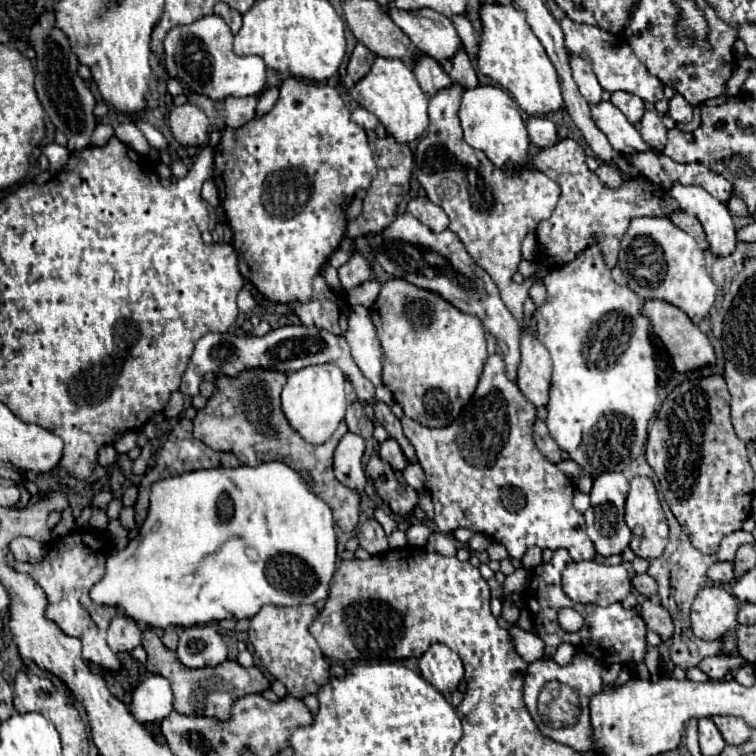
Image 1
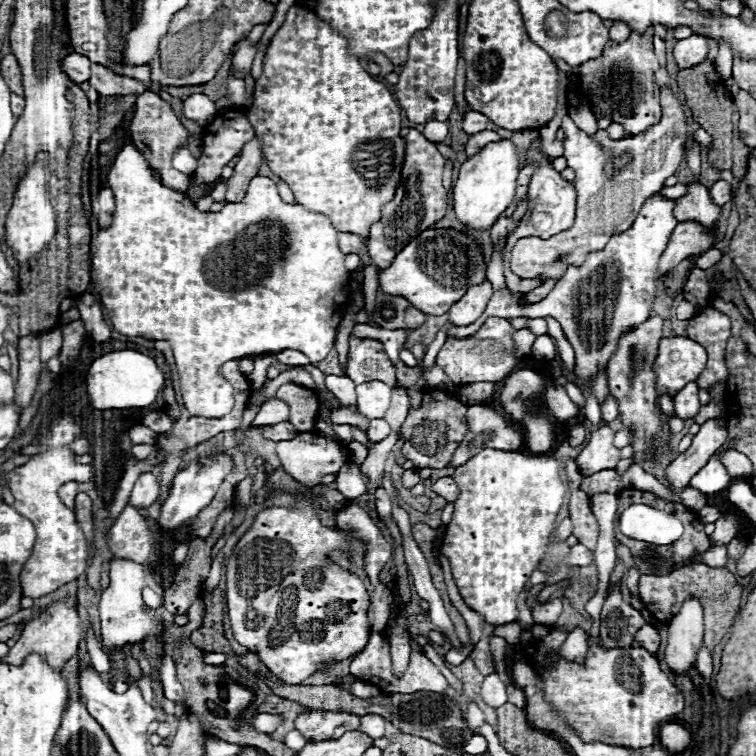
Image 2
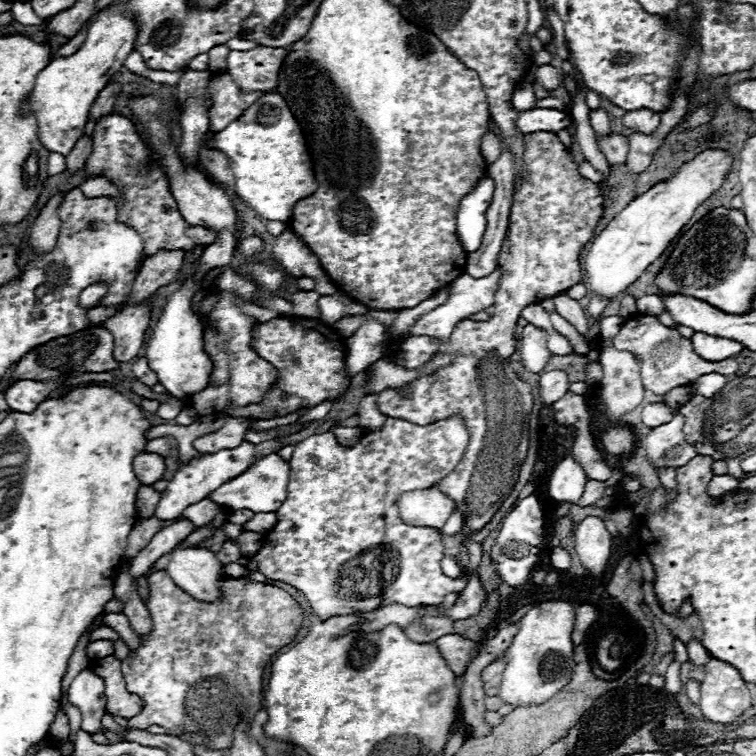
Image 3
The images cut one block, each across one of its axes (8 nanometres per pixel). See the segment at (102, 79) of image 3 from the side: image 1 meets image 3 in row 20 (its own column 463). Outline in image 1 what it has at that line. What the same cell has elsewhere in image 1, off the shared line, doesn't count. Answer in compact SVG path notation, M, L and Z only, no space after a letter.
M476 86L476 88L464 90L460 108L458 108L458 116L460 116L464 140L472 148L482 150L498 168L500 168L500 164L504 170L526 166L528 146L530 146L526 124L514 104L514 100L508 96L506 90L502 90L498 86Z

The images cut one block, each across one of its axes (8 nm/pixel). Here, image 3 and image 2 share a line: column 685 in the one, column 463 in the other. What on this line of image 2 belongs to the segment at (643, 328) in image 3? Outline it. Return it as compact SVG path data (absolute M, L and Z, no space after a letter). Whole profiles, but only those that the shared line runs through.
M488 318L474 336L468 338L448 336L446 344L436 356L436 364L456 386L472 382L500 382L506 376L510 376L518 364L518 358L514 356L512 334L514 328L506 318Z

